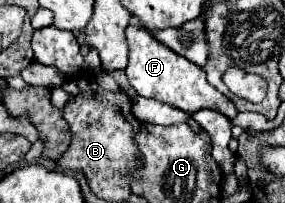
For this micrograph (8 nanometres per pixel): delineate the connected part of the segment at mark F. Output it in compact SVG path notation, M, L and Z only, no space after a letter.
M133 21L127 27L127 41L129 41L129 65L125 69L125 75L129 79L129 85L141 97L157 99L161 103L167 103L187 113L193 113L199 109L215 109L229 119L237 115L235 105L229 99L225 99L221 91L217 91L213 85L207 83L205 71L201 67L193 65L185 57L179 57L169 47L159 43L149 31L141 27L141 23Z

